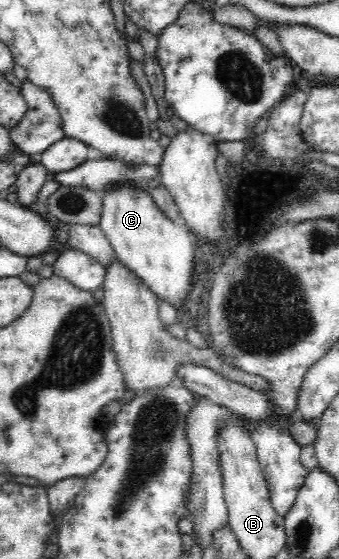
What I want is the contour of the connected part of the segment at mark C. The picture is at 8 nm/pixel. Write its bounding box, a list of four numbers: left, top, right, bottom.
[100,187,196,310]

